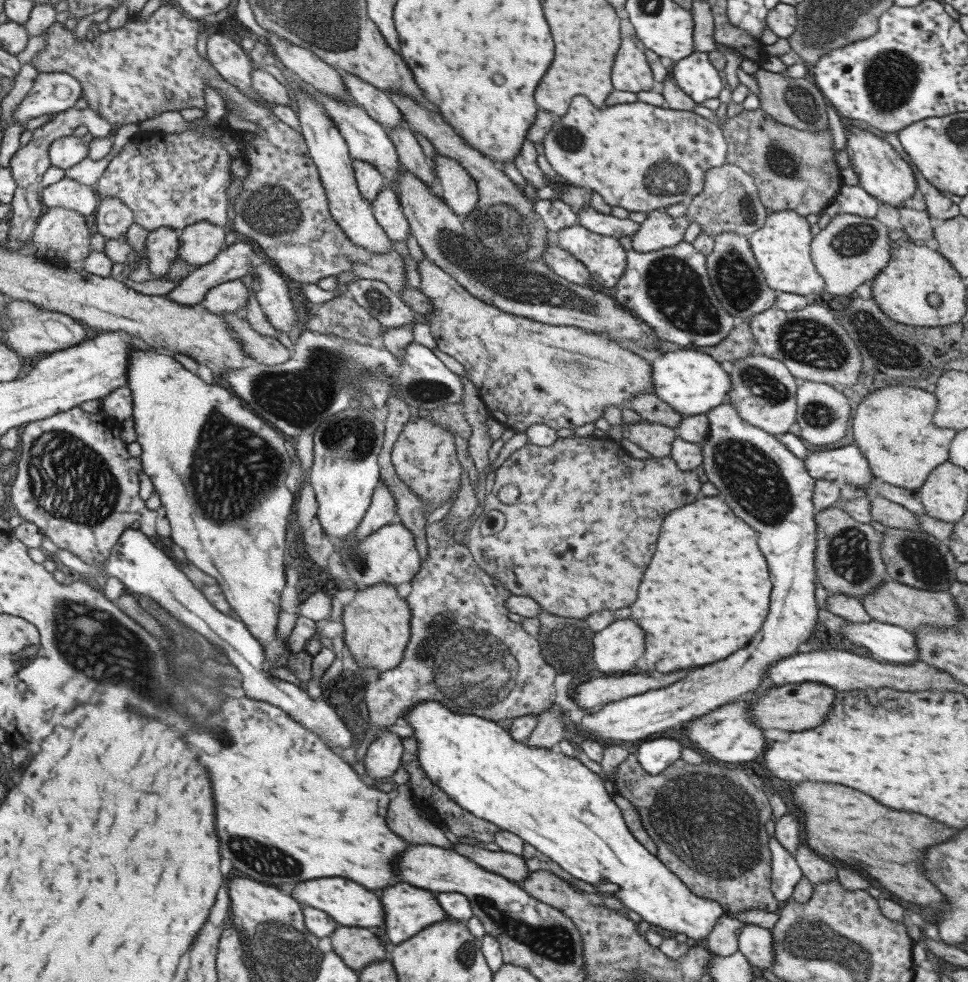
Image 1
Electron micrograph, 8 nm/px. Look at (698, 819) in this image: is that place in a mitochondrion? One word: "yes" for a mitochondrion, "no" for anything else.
yes

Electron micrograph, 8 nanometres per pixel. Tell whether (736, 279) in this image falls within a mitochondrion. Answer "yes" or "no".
yes

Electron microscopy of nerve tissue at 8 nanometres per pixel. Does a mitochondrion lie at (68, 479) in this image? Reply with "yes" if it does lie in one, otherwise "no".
yes

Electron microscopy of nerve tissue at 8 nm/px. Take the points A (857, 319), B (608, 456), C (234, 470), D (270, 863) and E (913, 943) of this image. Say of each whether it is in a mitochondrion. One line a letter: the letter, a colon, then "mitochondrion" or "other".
A: mitochondrion
B: other
C: mitochondrion
D: mitochondrion
E: other

